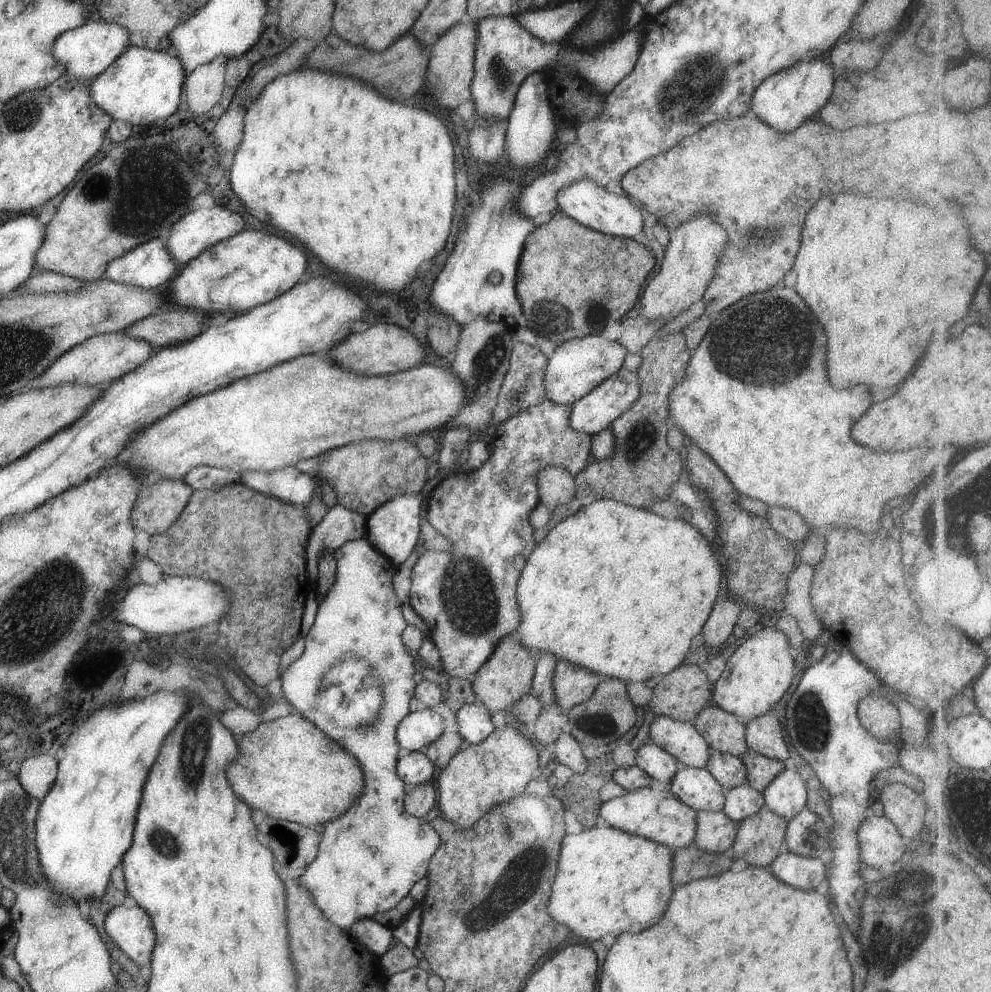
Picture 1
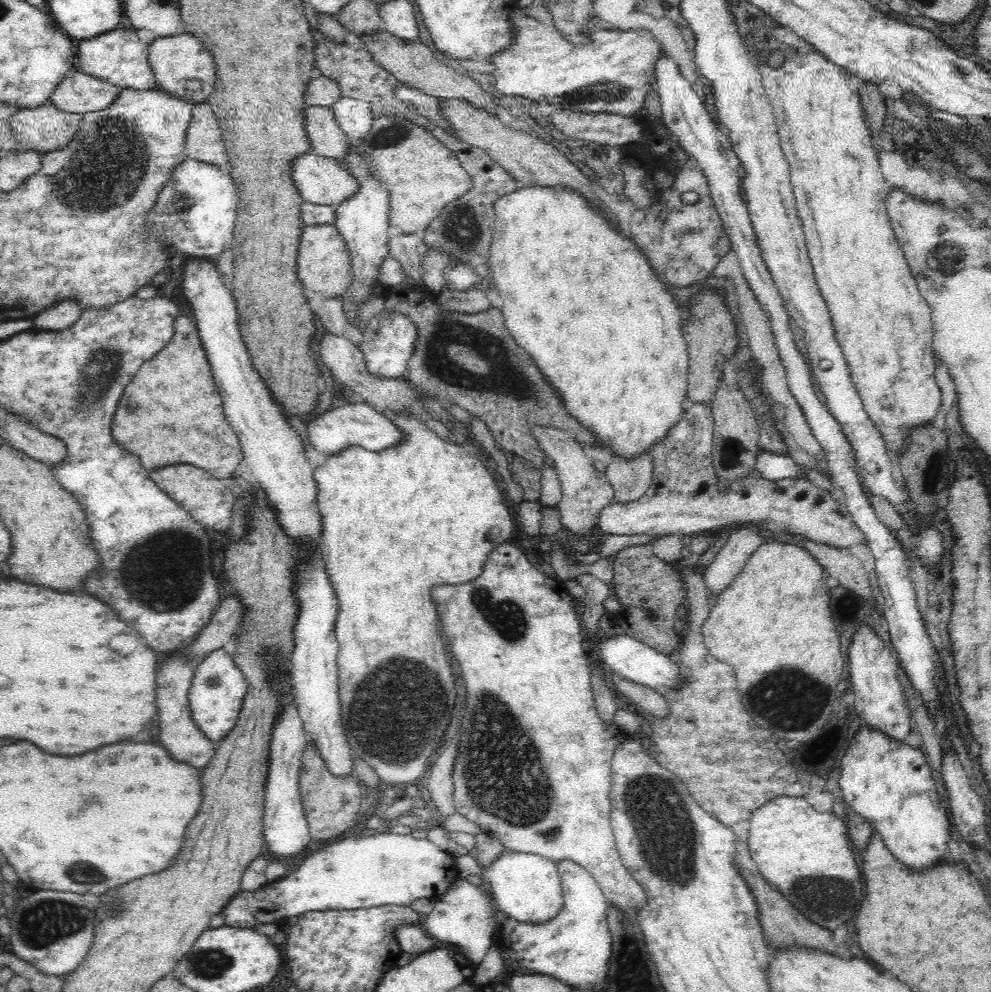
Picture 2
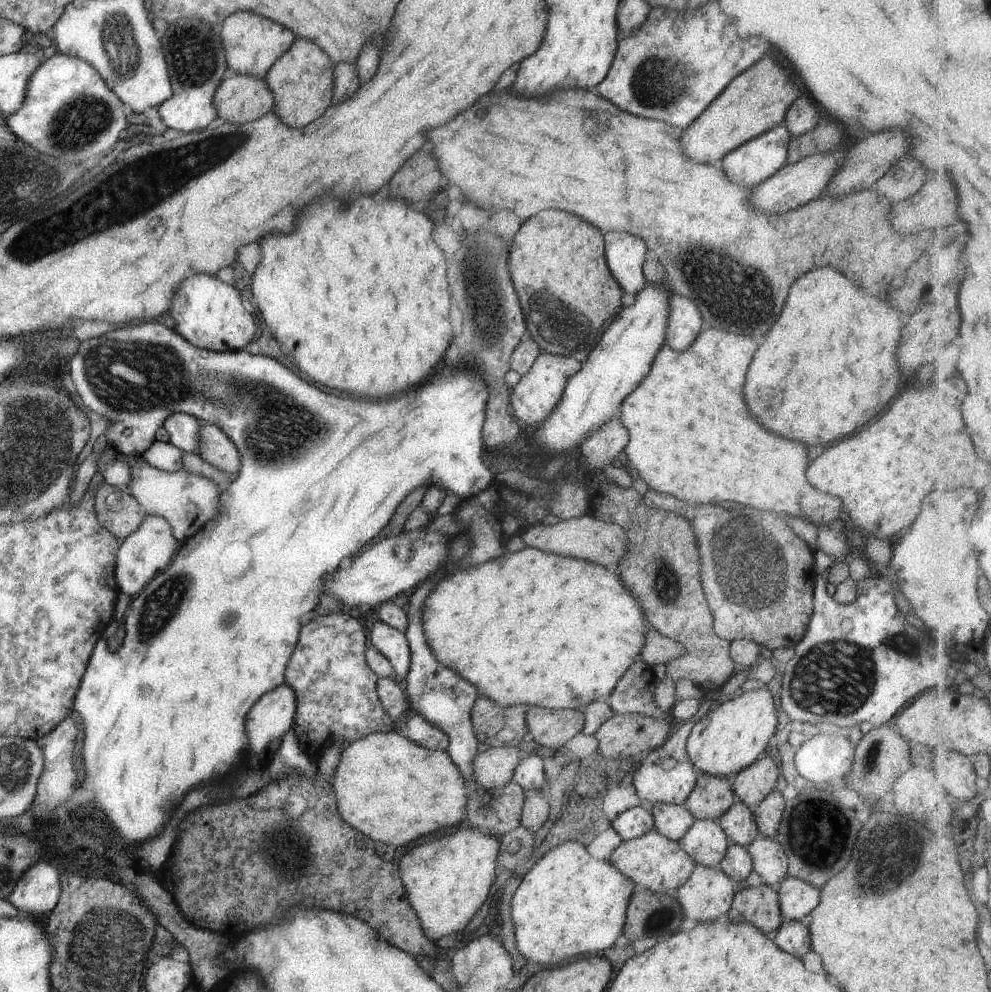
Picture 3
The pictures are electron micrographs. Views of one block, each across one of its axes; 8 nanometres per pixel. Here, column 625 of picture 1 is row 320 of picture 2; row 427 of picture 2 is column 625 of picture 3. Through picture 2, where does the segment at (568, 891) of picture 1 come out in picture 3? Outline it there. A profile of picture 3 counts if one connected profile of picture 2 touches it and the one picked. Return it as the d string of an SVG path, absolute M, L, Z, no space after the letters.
M564 835L558 845L551 847L533 863L512 895L510 917L519 954L536 964L548 966L579 954L586 956L613 946L616 939L620 938L626 908L635 889L633 882L617 872L609 861L593 858L579 839L570 840Z

